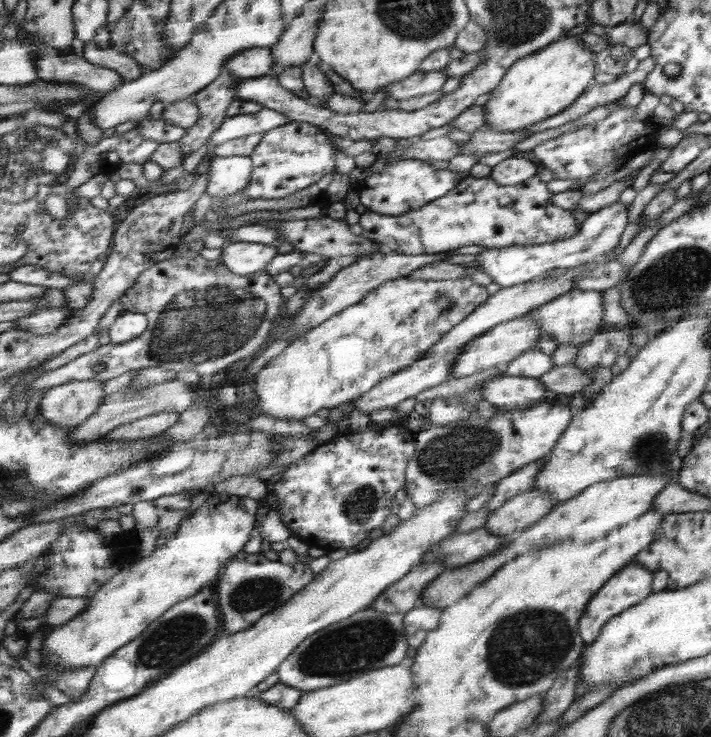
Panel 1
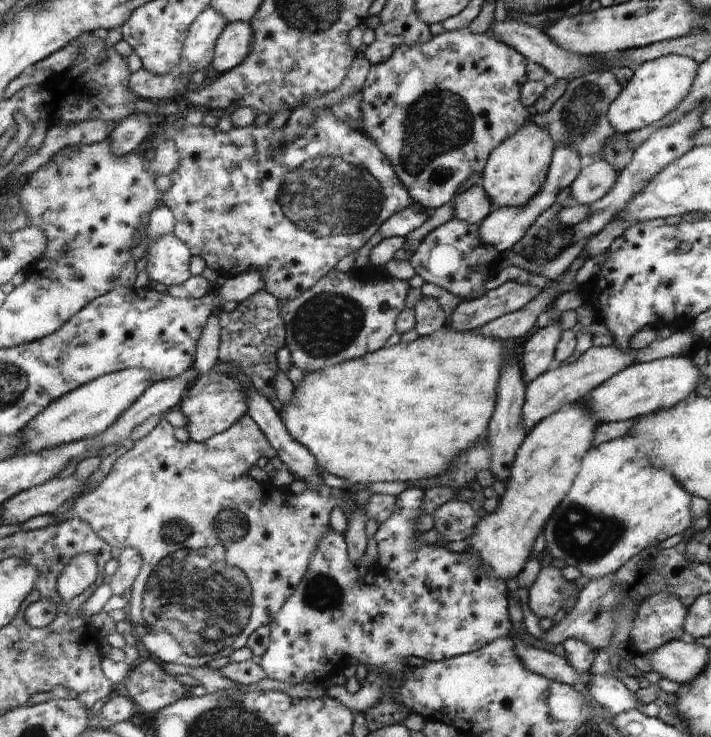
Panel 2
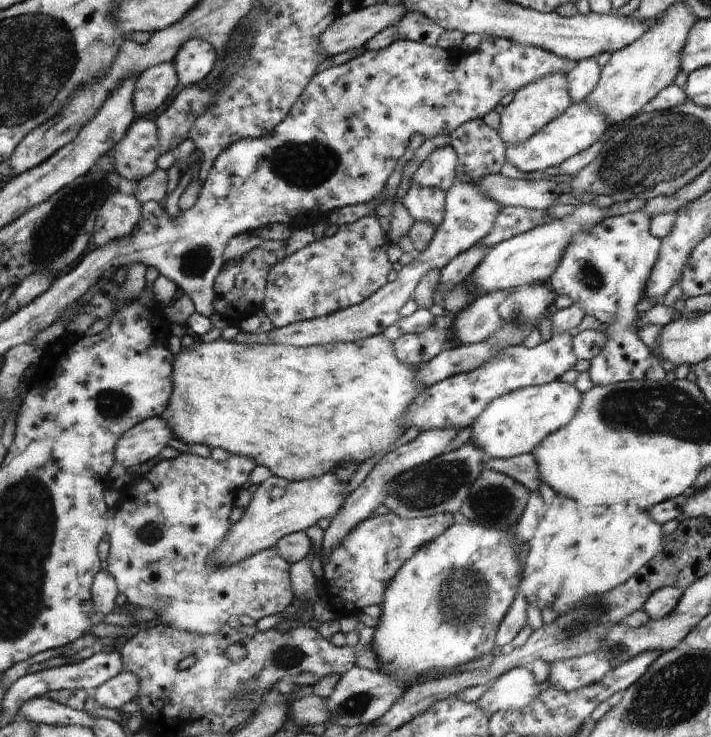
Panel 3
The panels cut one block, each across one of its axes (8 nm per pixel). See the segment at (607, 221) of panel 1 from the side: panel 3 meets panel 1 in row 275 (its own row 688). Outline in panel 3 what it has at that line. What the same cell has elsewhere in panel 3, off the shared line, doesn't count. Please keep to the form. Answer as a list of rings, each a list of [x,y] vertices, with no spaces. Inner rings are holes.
[[[516,667],[506,671],[490,684],[490,688],[477,700],[487,714],[522,710],[543,692],[534,679],[531,667]]]

